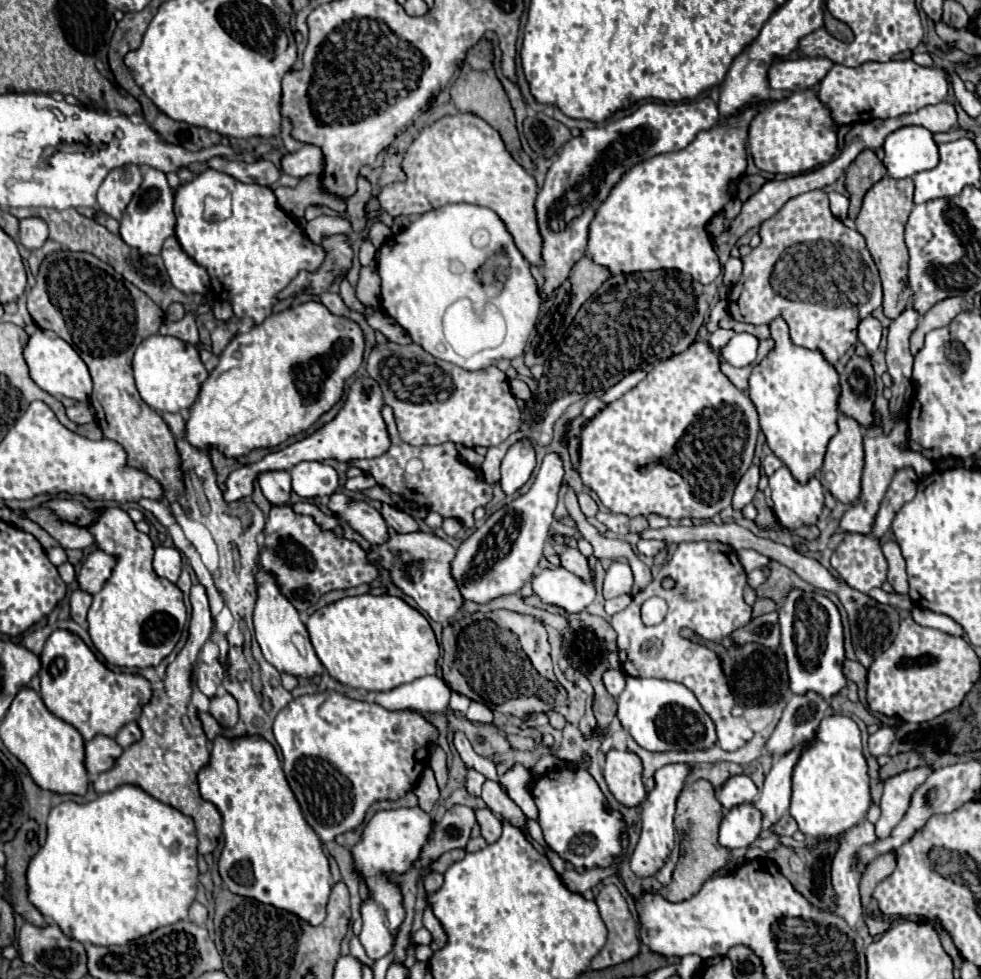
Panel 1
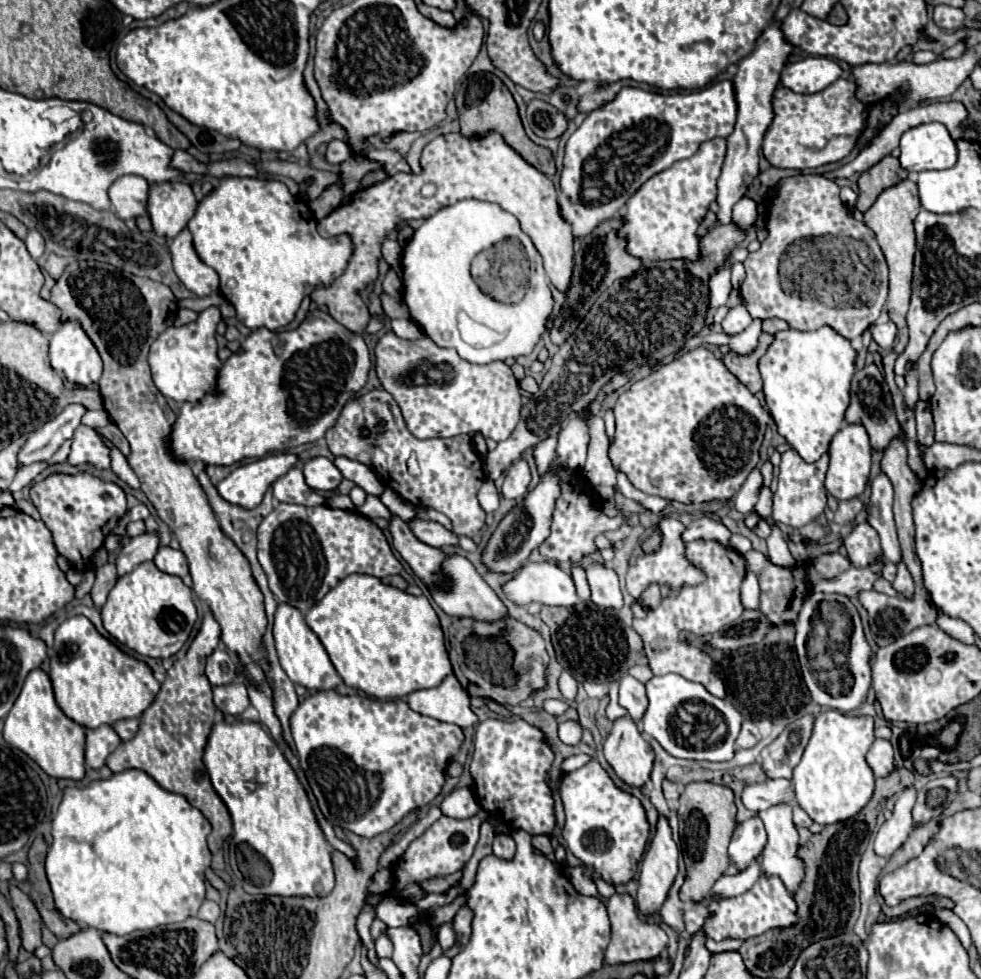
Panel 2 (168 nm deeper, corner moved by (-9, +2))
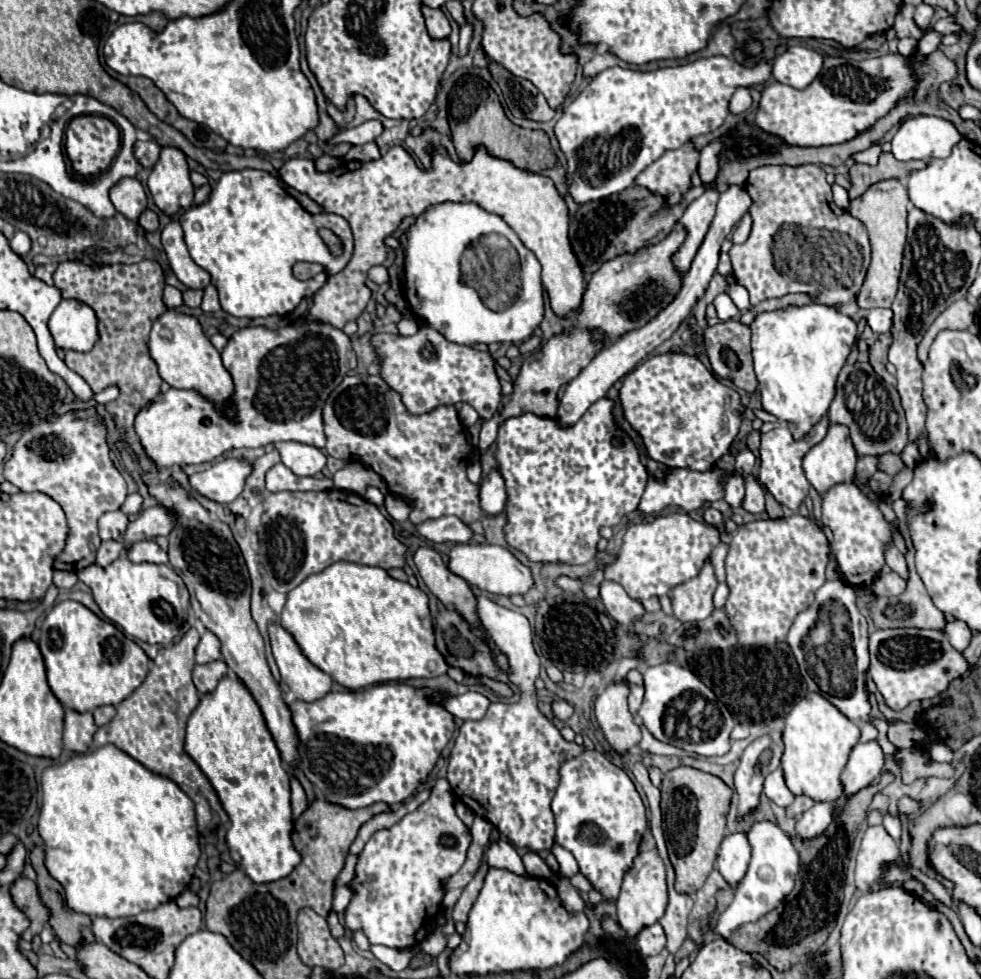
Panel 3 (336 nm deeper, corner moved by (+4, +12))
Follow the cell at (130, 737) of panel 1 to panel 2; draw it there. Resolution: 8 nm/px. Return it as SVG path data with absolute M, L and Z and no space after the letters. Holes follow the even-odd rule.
M129 718L129 720L119 720L119 722L115 722L113 724L113 730L119 734L119 738L121 740L131 740L133 736L135 736L135 732L137 732L137 728L139 728L139 720L137 718Z

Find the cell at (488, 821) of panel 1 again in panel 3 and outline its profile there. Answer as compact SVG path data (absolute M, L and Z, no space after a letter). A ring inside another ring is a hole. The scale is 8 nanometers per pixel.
M500 838L500 840L496 840L496 842L490 844L490 848L486 850L486 862L490 866L494 866L494 868L506 868L510 872L528 876L526 870L524 870L522 858L518 856L516 848L508 840L504 840L504 838Z

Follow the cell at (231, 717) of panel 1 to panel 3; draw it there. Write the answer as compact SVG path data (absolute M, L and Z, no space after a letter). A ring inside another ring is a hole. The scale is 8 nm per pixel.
M216 660L216 662L210 662L210 664L204 664L204 666L196 666L192 676L194 676L194 686L198 688L198 692L204 696L208 692L212 692L220 678L224 678L228 674L228 666L222 662L222 660Z

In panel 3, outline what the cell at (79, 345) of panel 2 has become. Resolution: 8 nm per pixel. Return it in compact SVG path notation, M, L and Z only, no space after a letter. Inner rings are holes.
M62 300L50 316L48 330L60 350L88 352L98 340L94 310L78 300Z

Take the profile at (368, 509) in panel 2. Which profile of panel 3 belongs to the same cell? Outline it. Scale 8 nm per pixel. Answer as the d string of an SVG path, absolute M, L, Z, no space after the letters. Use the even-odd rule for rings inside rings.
M386 494L386 498L384 498L384 508L386 508L386 512L392 516L392 520L396 520L396 522L406 522L408 520L408 514L412 512L412 508L410 508L410 504L404 500L404 498L400 498L400 496L394 496L394 494Z

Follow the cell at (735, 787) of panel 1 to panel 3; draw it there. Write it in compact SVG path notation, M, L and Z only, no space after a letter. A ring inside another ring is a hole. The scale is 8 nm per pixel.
M780 768L774 770L772 774L768 774L768 778L764 780L764 790L762 792L778 806L788 806L794 800L794 794L784 784L784 776L782 776Z

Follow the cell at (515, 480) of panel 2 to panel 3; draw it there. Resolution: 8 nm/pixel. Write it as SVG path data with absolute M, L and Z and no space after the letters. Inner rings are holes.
M494 468L480 482L480 506L486 514L500 514L506 504L506 486L502 474Z

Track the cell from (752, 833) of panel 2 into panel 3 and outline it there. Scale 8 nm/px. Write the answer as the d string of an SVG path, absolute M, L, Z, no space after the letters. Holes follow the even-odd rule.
M744 832L728 834L722 840L718 852L718 870L724 876L724 880L736 886L748 868L748 860L750 860L750 846L746 834Z

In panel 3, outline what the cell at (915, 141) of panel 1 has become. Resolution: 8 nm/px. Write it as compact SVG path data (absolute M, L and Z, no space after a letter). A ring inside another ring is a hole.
M916 116L906 118L898 132L892 138L892 154L896 160L930 160L930 158L946 158L956 142L960 142L960 132L952 126L952 122L938 116Z

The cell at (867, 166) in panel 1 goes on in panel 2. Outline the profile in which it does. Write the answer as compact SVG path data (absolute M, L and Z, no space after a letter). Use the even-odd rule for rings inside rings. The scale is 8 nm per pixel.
M887 156L885 160L881 160L881 164L873 166L869 172L863 172L859 178L859 200L857 200L857 208L861 212L867 212L873 202L877 200L877 196L889 188L895 186L899 182L903 182L905 178L909 178L909 172L901 168L899 160L893 156Z

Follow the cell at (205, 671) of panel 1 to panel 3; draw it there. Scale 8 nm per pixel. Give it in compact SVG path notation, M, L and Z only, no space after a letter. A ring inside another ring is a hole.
M204 632L200 638L200 644L196 646L196 664L208 664L214 660L220 660L220 640L212 632Z

